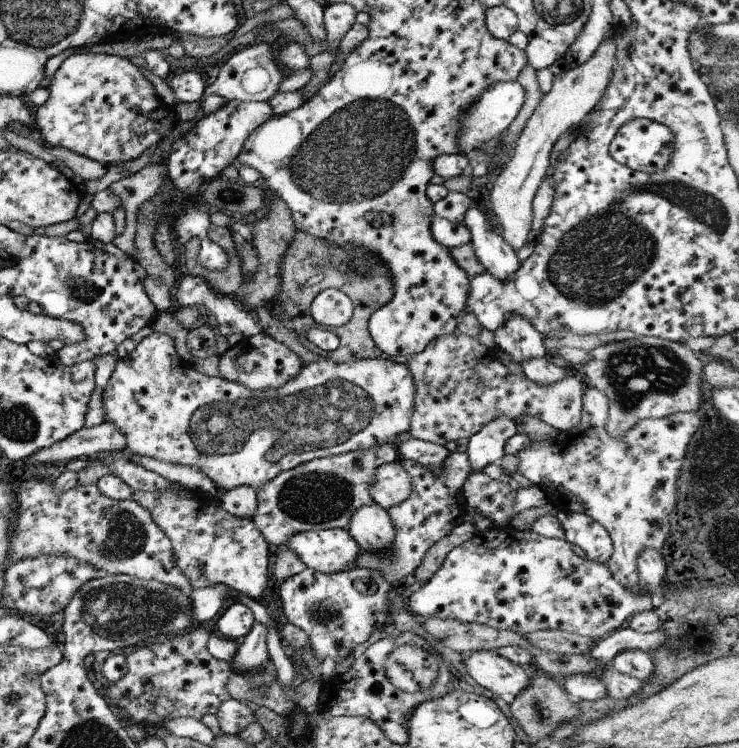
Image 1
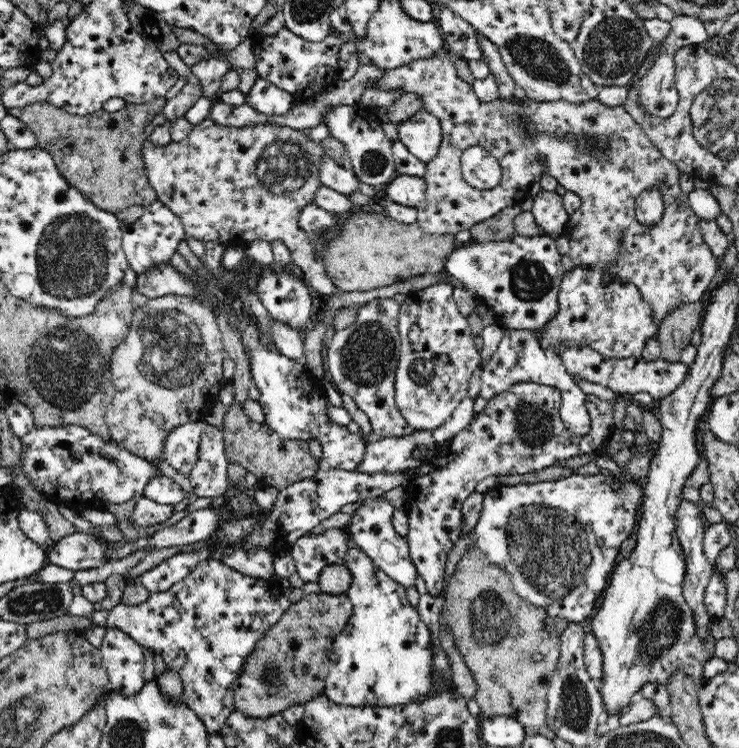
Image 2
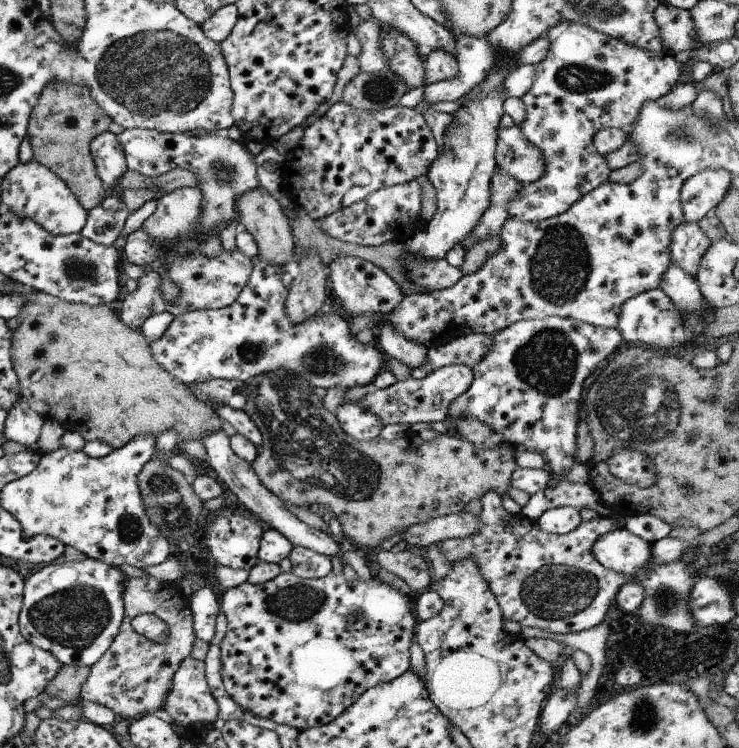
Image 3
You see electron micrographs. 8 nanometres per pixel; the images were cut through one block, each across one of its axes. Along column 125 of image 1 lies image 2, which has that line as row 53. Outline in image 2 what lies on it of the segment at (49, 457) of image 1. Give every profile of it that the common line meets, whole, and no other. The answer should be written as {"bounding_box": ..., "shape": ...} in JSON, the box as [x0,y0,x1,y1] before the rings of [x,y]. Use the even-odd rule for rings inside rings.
{"bounding_box":[369,51,721,327],"shape":[[[446,51],[442,52],[440,56],[432,56],[431,58],[428,58],[428,60],[420,59],[412,61],[410,64],[404,66],[399,66],[393,69],[385,69],[378,78],[375,78],[369,84],[369,88],[383,90],[384,92],[396,92],[396,90],[401,90],[401,92],[404,93],[411,92],[412,94],[417,94],[421,102],[422,110],[432,114],[432,116],[435,116],[441,124],[442,144],[435,157],[430,160],[430,162],[426,163],[426,172],[424,174],[426,185],[425,199],[422,201],[422,204],[417,206],[417,222],[424,232],[427,232],[428,234],[449,234],[450,236],[456,236],[458,232],[466,232],[466,230],[469,231],[474,224],[484,222],[484,220],[488,220],[488,218],[496,216],[496,214],[502,212],[502,209],[508,208],[508,206],[520,205],[524,202],[524,198],[526,194],[528,194],[530,188],[532,188],[534,184],[538,184],[538,182],[540,183],[542,176],[551,176],[554,180],[558,181],[559,184],[564,186],[568,193],[573,193],[576,196],[579,196],[579,199],[581,200],[581,204],[576,209],[576,212],[569,215],[567,225],[562,232],[562,235],[566,236],[566,238],[568,238],[568,242],[570,243],[570,260],[572,260],[572,262],[574,262],[574,264],[578,267],[591,268],[592,270],[601,272],[601,281],[604,285],[618,284],[618,282],[629,282],[630,284],[633,284],[633,286],[638,289],[641,299],[649,306],[651,318],[653,318],[651,321],[655,324],[655,326],[659,327],[660,324],[668,318],[668,314],[670,314],[670,312],[674,312],[674,310],[680,308],[680,306],[704,302],[707,293],[719,279],[719,265],[721,260],[716,257],[716,255],[712,253],[712,250],[710,250],[710,247],[708,247],[708,243],[706,243],[706,239],[704,239],[704,233],[702,233],[700,218],[696,215],[694,210],[692,210],[690,202],[688,202],[688,193],[683,192],[680,187],[681,170],[678,169],[678,165],[676,165],[674,161],[664,157],[664,154],[662,154],[662,152],[657,148],[657,145],[652,141],[652,139],[650,139],[650,137],[648,137],[648,135],[646,135],[646,131],[642,129],[642,126],[640,126],[640,124],[638,124],[638,122],[630,116],[630,113],[626,110],[624,105],[606,106],[606,104],[602,103],[602,101],[598,98],[585,100],[584,102],[579,103],[570,102],[566,99],[538,101],[530,99],[530,97],[526,96],[523,91],[516,94],[521,94],[521,99],[518,99],[518,97],[510,97],[509,99],[497,97],[490,101],[482,101],[478,95],[474,93],[472,85],[458,76],[454,64],[454,56],[451,53],[446,53]],[[470,146],[483,147],[486,151],[490,152],[490,155],[498,159],[498,162],[502,167],[502,180],[500,184],[492,188],[492,190],[480,190],[474,188],[462,177],[462,174],[460,173],[460,156],[464,153],[464,150],[467,150]],[[652,185],[662,185],[662,193],[664,193],[664,201],[666,201],[667,204],[667,211],[666,214],[664,214],[664,218],[662,218],[656,226],[650,227],[644,226],[636,220],[634,205],[637,196],[643,190],[646,190]],[[620,237],[624,239],[623,246],[619,246]],[[620,248],[622,249],[620,250]]]}

